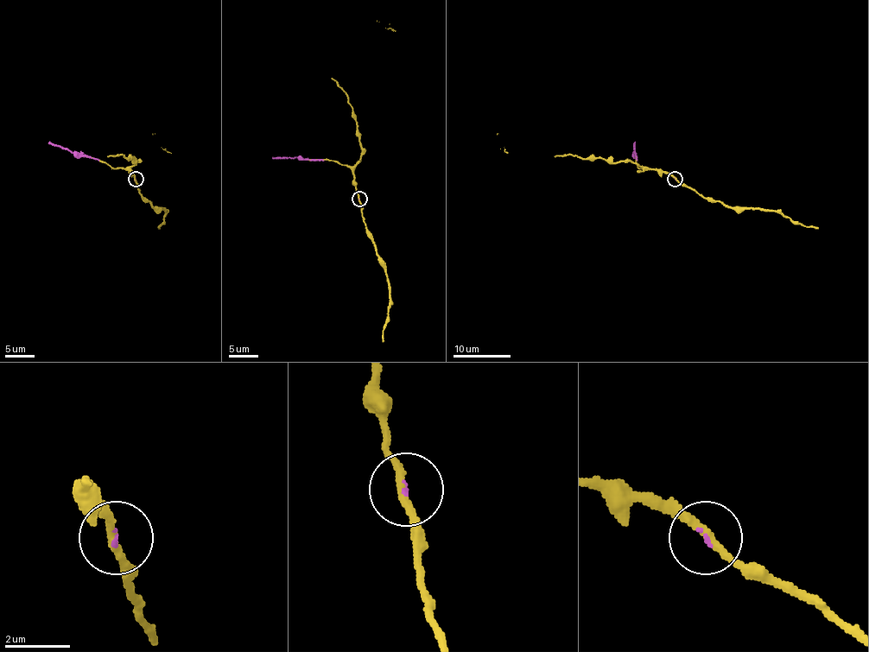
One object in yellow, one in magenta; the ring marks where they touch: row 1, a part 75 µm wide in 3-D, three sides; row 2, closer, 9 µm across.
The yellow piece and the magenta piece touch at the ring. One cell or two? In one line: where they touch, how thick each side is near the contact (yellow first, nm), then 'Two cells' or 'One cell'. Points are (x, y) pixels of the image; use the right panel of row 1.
Place: (675, 179). Thickness 240 nm (yellow) against 70 nm. One cell

